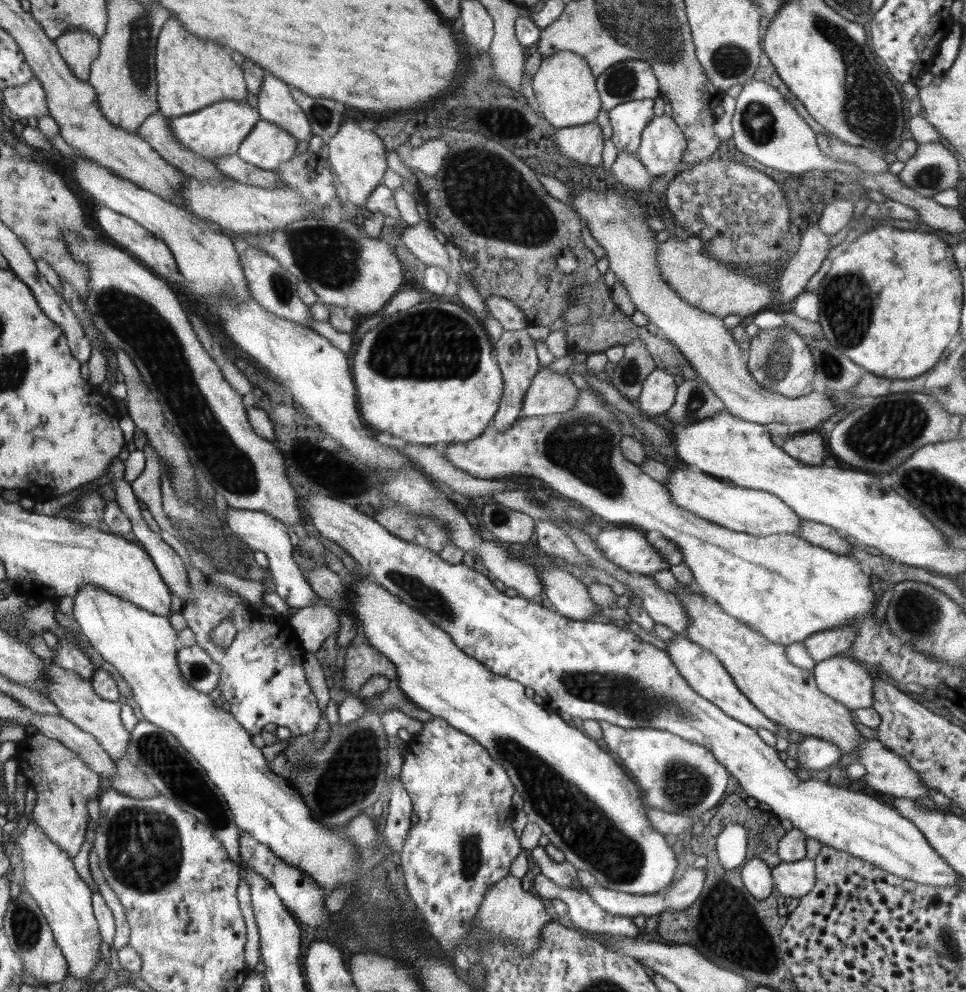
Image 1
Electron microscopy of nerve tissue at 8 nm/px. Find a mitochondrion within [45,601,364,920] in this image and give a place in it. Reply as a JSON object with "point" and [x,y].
{"point":[143,846]}

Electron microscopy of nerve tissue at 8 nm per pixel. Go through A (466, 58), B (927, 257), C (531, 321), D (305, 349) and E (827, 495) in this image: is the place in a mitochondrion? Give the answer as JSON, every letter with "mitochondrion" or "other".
{"A":"other","B":"other","C":"other","D":"other","E":"other"}

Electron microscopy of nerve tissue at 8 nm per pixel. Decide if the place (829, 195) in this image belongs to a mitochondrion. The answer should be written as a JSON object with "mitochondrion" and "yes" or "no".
{"mitochondrion":"no"}

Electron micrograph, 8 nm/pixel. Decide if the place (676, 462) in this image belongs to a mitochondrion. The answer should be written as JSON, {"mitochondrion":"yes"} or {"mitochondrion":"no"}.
{"mitochondrion":"no"}

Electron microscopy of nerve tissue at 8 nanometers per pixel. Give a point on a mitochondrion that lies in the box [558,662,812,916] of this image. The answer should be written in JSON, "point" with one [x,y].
{"point":[687,787]}

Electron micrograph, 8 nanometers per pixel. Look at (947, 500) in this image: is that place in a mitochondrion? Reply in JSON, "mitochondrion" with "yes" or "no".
{"mitochondrion":"yes"}

